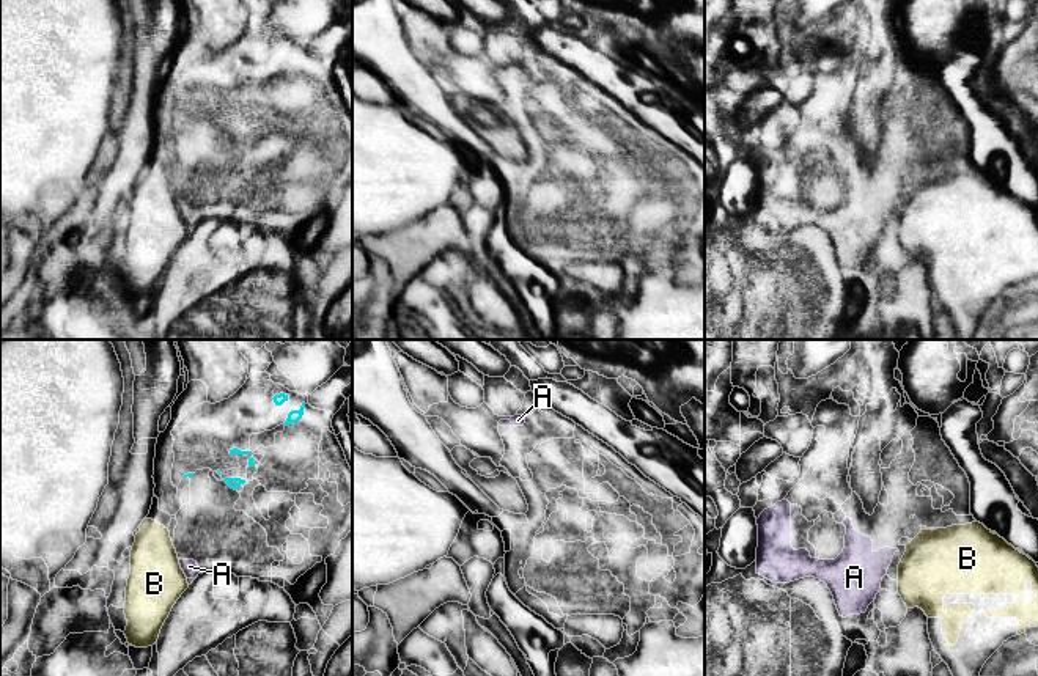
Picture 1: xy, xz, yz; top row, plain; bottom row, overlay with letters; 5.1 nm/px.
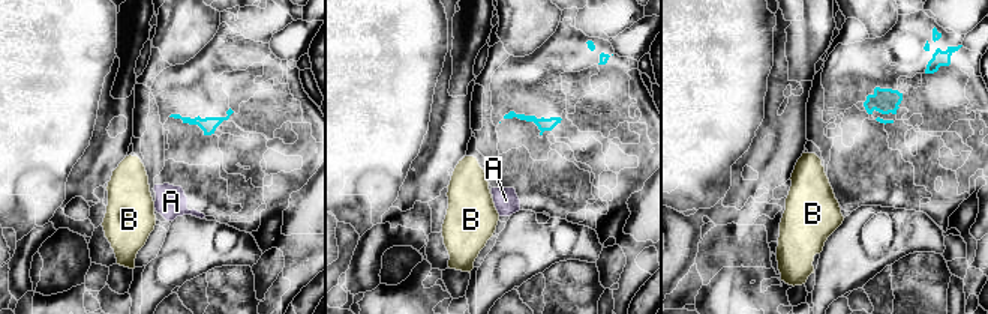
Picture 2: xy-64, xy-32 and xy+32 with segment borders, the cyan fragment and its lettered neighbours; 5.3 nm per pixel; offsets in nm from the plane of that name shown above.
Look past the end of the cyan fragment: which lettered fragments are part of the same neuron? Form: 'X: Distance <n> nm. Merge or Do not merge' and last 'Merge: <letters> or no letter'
A: Distance 420 nm. Merge
B: Distance 260 nm. Do not merge
Merge: A

